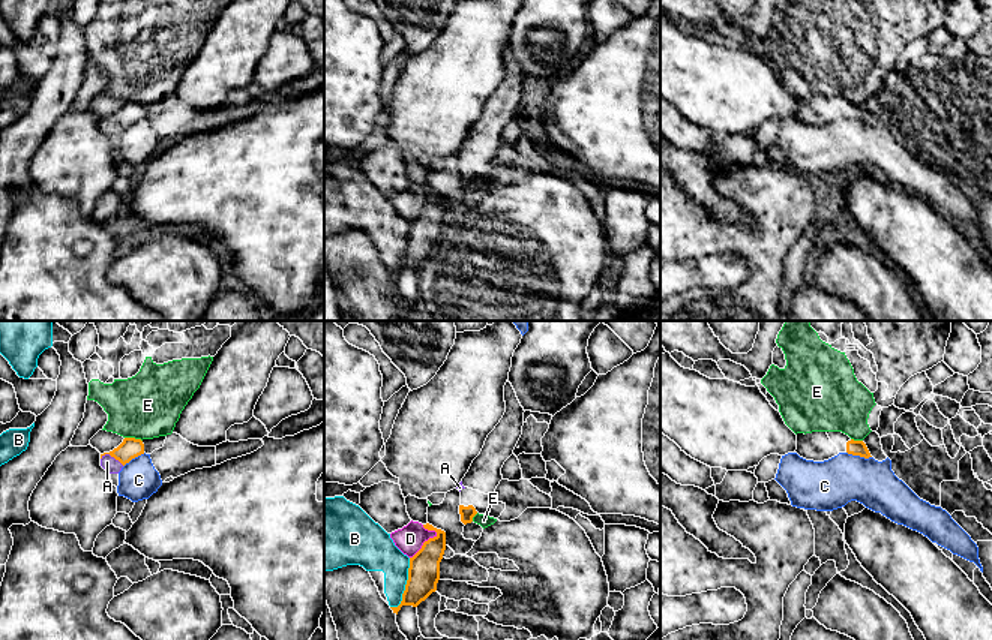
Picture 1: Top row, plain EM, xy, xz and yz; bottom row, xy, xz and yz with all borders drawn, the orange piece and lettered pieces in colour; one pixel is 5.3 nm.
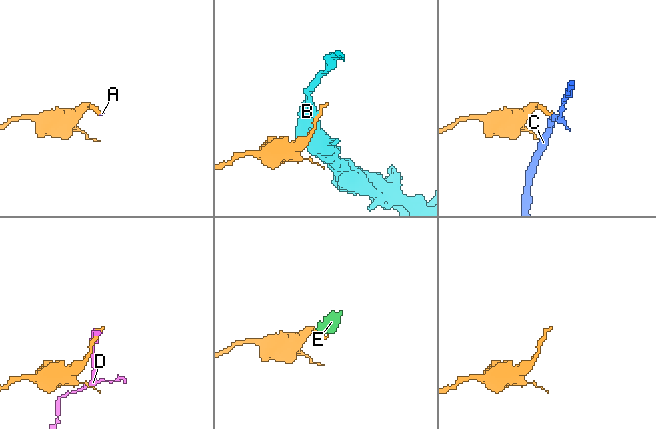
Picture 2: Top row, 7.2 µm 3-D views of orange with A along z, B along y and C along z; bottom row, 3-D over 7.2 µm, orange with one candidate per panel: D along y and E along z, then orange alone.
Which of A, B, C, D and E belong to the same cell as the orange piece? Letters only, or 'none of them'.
A

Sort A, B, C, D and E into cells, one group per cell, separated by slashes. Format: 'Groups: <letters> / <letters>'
Groups: A / B / C / D E

